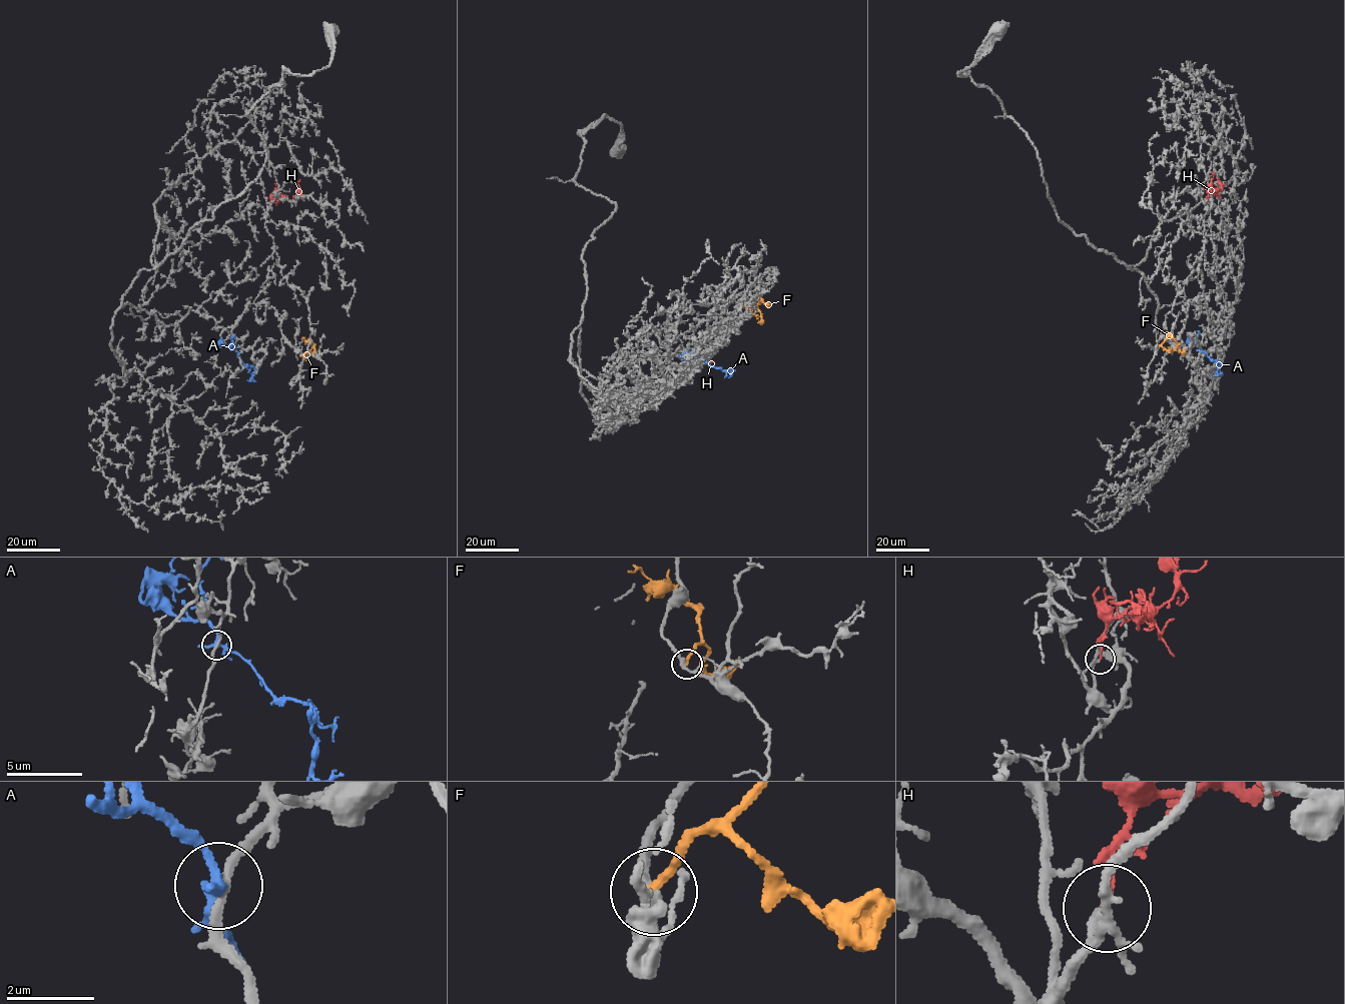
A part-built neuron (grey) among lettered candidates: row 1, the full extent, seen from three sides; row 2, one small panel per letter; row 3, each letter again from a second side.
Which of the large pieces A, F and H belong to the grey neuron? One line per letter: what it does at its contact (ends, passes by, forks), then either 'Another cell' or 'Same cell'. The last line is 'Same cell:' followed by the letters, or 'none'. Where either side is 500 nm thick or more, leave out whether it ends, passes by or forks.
A: It forks there. Another cell
F: It ends there. Another cell
H: It ends there. Another cell
Same cell: none

